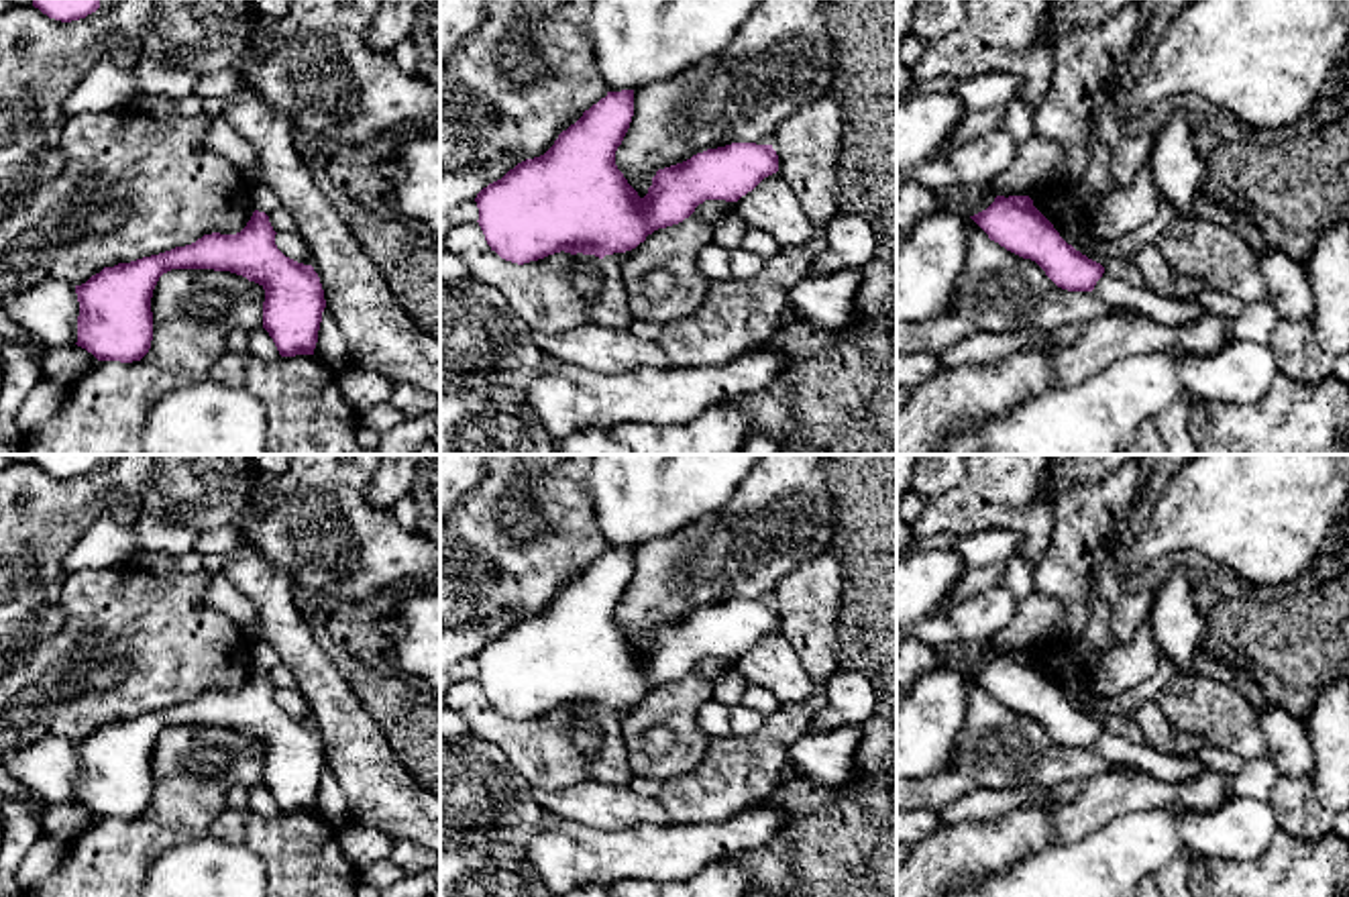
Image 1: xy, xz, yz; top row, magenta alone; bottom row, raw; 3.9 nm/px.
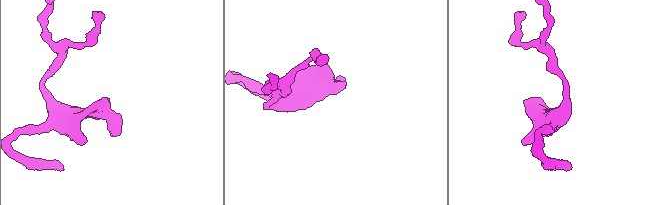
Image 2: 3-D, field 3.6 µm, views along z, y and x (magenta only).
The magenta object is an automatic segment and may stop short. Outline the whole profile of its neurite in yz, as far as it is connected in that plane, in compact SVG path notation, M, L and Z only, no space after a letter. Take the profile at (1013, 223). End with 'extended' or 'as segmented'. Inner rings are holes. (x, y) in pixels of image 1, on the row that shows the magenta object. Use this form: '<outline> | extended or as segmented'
M996 196L986 210L970 218L990 241L1035 261L1062 289L1092 292L1104 273L1100 263L1088 259L1060 236L1029 196Z | as segmented

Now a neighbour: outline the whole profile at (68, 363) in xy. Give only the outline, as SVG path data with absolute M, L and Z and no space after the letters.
M77 345L49 347L41 363L43 375L69 387L86 375L98 359Z

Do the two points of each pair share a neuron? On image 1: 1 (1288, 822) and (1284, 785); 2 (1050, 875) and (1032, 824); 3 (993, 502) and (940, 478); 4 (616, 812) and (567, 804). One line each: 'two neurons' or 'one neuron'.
1: one neuron
2: two neurons
3: two neurons
4: one neuron

